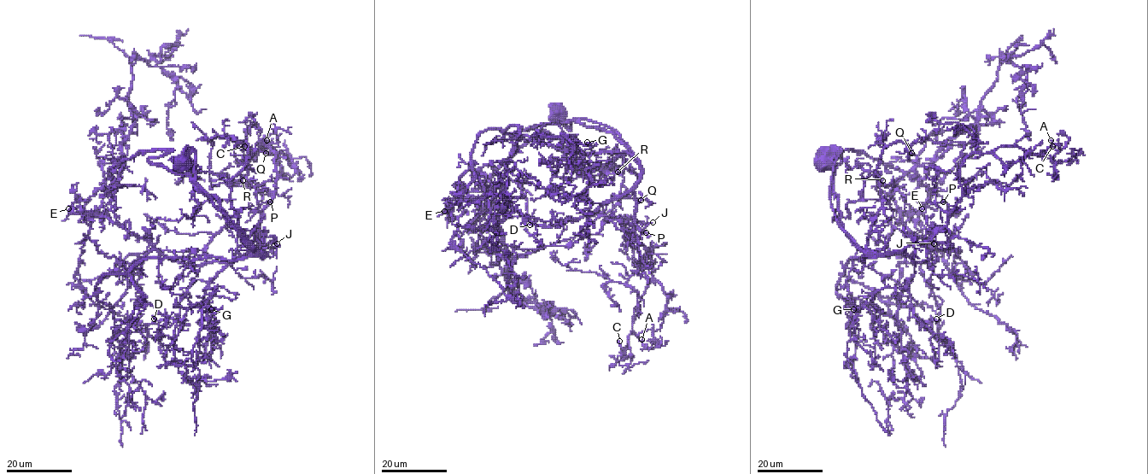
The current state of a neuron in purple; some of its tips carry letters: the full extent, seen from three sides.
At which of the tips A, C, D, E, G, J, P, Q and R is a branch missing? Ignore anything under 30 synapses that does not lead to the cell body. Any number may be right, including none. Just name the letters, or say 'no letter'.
no letter

